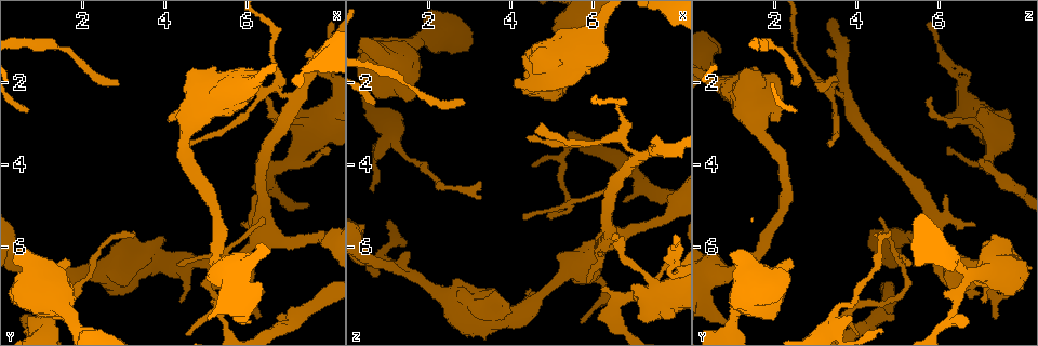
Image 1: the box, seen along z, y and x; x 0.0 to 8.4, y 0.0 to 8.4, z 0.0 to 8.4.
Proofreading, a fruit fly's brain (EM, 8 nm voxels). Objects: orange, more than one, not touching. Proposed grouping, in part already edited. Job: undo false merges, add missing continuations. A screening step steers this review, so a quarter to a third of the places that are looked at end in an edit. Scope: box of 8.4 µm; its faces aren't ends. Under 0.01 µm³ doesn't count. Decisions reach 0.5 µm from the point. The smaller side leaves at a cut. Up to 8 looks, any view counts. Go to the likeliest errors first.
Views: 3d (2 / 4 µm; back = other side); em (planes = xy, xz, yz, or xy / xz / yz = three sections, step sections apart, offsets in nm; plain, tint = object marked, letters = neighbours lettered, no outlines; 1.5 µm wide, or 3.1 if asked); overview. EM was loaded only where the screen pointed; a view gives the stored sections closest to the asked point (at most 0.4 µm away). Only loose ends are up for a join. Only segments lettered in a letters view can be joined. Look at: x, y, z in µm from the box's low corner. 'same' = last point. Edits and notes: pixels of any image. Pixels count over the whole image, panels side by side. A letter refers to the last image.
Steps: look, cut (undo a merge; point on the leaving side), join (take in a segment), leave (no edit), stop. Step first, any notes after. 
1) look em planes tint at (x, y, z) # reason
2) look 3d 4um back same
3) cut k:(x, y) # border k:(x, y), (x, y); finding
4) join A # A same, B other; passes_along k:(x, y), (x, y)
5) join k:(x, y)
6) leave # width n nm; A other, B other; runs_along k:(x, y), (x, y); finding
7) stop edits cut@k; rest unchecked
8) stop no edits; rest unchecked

look em planes letters at (2.90, 2.15, 2.50) # free end

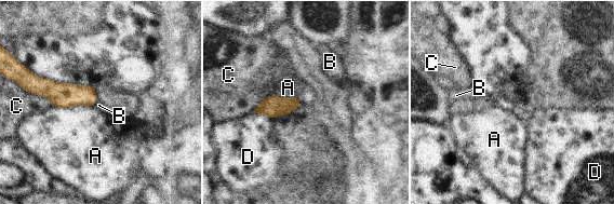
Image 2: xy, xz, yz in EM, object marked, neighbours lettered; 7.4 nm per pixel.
leave # longest_contact A 300 nm; A other, B other, C other, D other; border 2:(93, 106), (53, 107); none of them fits

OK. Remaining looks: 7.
look em planes letters at (1.60, 6.40, 2.40) # free end

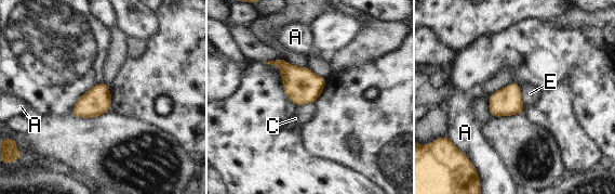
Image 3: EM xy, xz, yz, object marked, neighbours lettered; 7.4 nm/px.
leave # width 200 nm; longest_contact E 160 nm; A other, C other, E other; no lettered segment goes on from it

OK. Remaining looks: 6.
look em yz step 8 letters at (6.20, 4.75, 6.15) # an open end

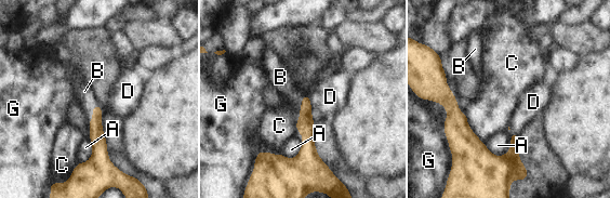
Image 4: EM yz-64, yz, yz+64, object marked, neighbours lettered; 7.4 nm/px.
join 4:(84, 91) # A other, B same, C other, D other, G other; passes_along 4:(98, 142), (93, 113), (84, 91); it goes on there

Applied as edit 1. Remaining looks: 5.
stop edits join@4; rest unchecked

